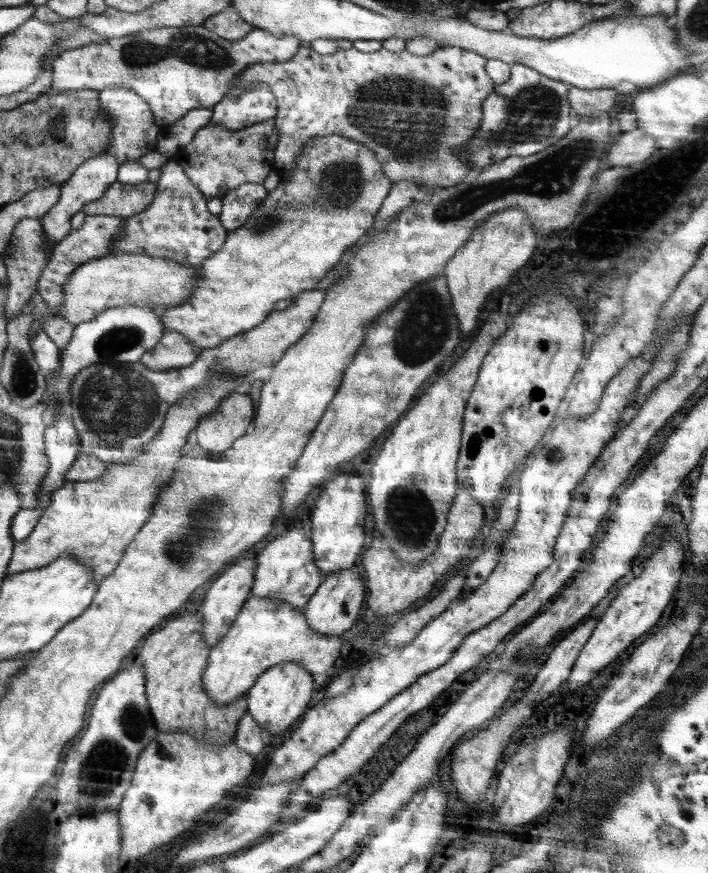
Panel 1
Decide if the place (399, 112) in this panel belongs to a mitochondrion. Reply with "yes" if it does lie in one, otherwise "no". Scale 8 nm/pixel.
yes

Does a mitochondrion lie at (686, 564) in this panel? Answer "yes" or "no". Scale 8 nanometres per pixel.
no

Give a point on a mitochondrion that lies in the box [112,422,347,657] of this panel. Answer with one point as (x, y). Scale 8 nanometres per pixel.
(182, 550)

